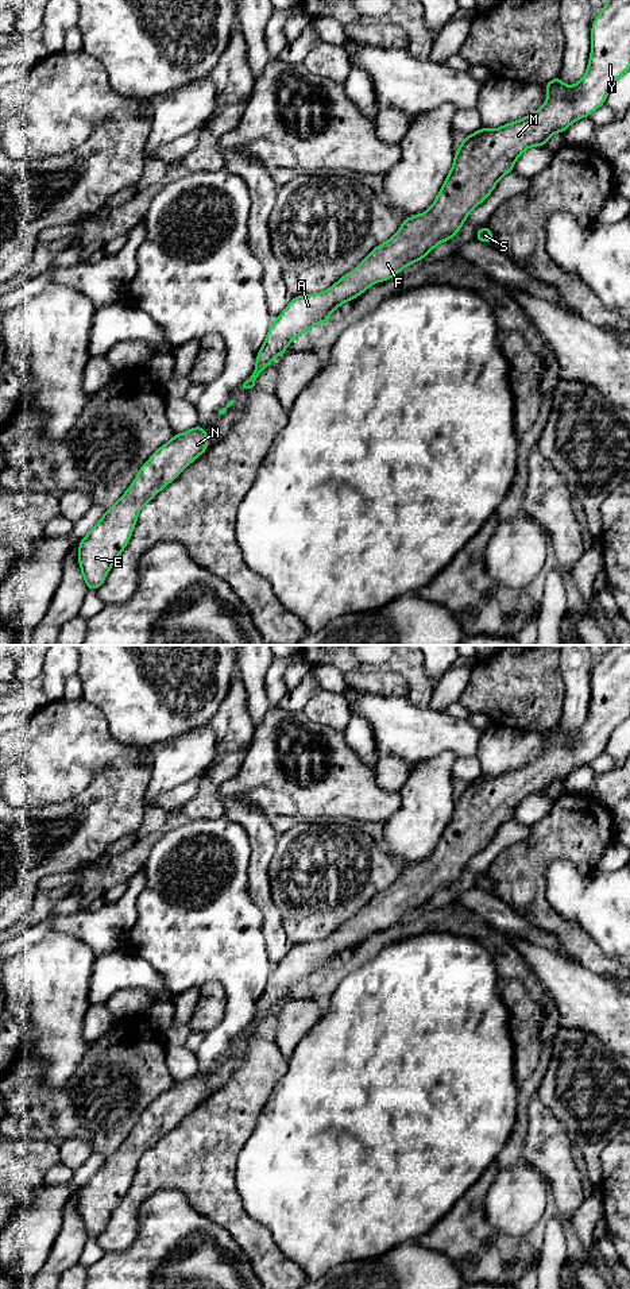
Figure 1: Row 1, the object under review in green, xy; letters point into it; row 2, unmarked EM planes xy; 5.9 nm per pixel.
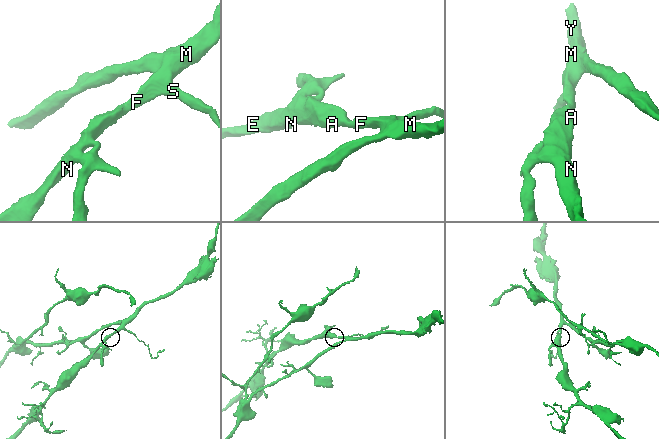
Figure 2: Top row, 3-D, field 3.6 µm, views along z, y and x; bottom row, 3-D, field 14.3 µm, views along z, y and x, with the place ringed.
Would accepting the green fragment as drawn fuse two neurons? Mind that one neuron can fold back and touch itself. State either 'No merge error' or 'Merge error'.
No merge error

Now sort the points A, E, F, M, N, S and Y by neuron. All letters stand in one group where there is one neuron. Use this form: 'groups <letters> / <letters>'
groups A E F M N S Y

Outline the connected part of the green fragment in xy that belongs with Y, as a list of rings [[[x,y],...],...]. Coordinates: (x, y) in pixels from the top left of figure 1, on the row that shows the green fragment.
[[[607,0],[603,11],[592,20],[591,38],[587,72],[577,84],[565,86],[559,74],[544,84],[548,99],[532,115],[495,130],[482,127],[463,138],[461,146],[456,148],[451,173],[426,212],[402,219],[399,231],[391,239],[376,246],[352,273],[344,274],[328,290],[294,296],[285,310],[273,320],[256,355],[255,370],[243,383],[243,389],[252,389],[263,370],[274,358],[285,354],[297,335],[306,333],[314,324],[326,324],[331,313],[343,302],[356,298],[372,283],[394,278],[403,267],[422,260],[437,244],[456,236],[468,213],[491,194],[505,174],[514,171],[515,161],[527,147],[545,146],[553,134],[565,132],[573,121],[590,116],[606,103],[612,84],[630,69],[630,0]]]

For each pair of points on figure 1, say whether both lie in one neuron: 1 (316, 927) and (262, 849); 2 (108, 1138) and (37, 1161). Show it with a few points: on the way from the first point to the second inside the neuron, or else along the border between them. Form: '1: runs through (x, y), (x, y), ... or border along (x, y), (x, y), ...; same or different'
1: border along (278, 837), (269, 865), (270, 894); different
2: border along (29, 1138), (50, 1139), (53, 1142); different

